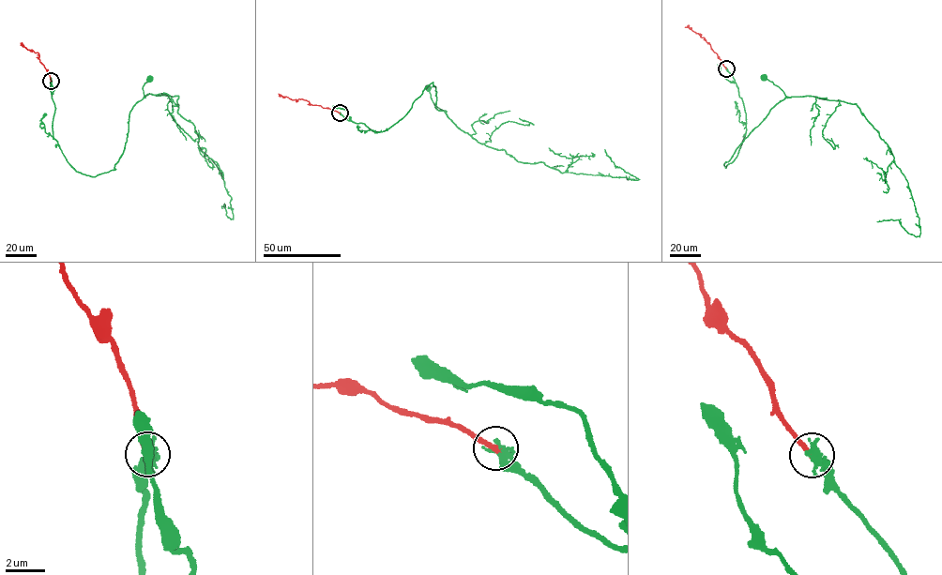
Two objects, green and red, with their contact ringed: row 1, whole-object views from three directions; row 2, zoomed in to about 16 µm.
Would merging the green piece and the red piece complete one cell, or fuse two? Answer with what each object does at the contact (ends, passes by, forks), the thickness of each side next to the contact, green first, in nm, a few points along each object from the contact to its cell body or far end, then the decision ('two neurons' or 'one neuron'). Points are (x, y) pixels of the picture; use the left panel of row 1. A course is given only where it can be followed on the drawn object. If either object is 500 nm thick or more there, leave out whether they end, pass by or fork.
green ends | red ends | 420/320 nm | green via (51, 81), (53, 138), (71, 166), (96, 176), (114, 170), (129, 113), (150, 79) | red via (51, 81), (38, 52), (21, 45) | two neurons

